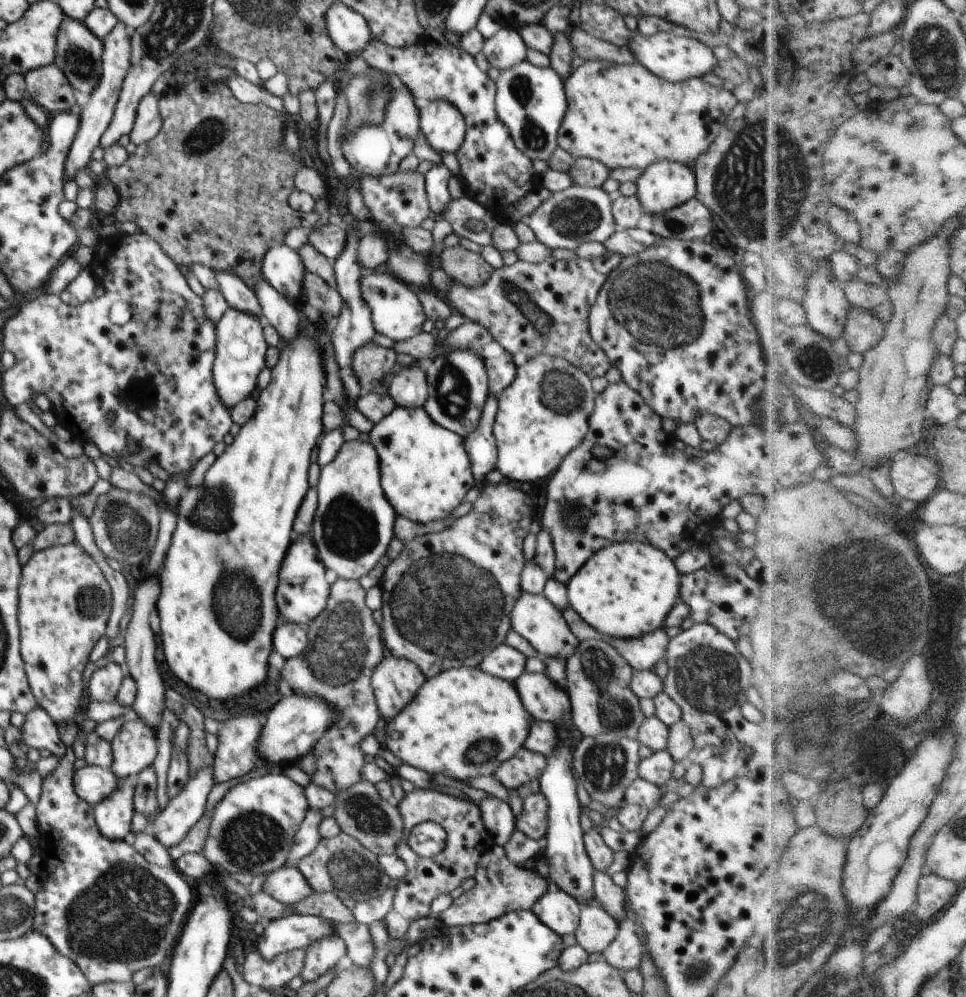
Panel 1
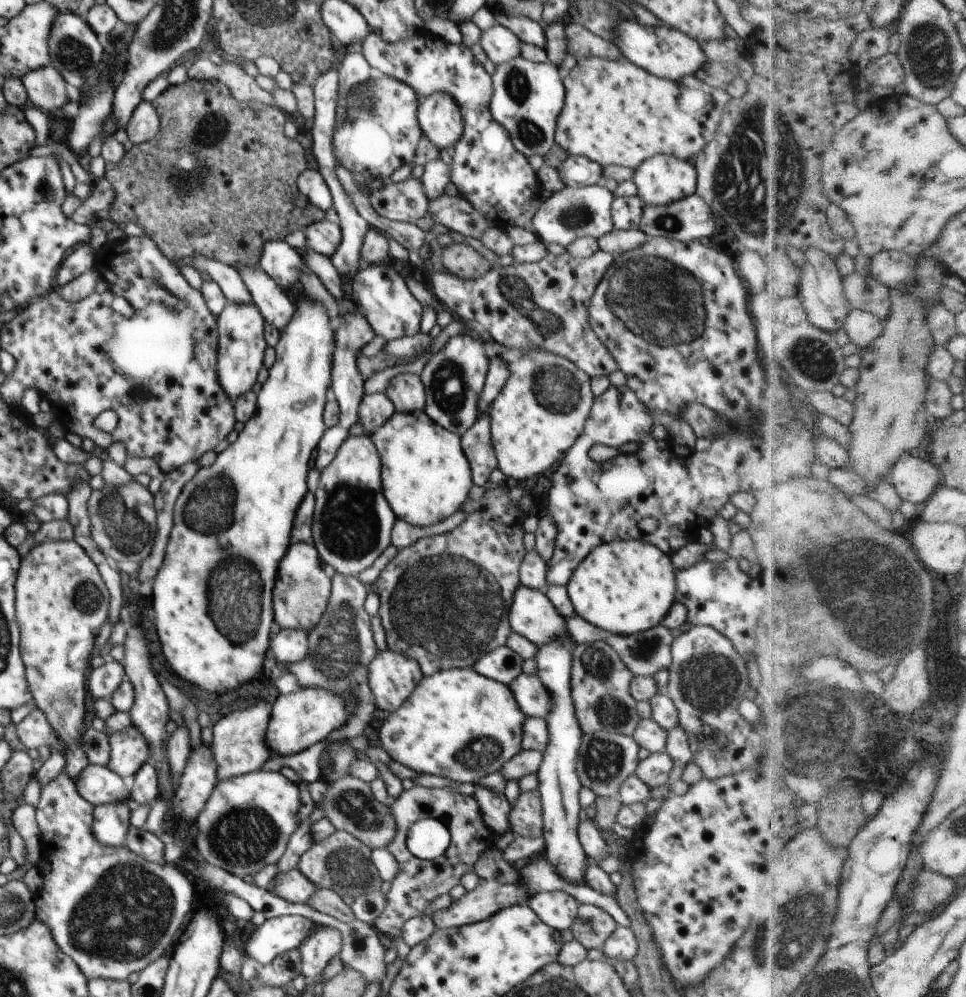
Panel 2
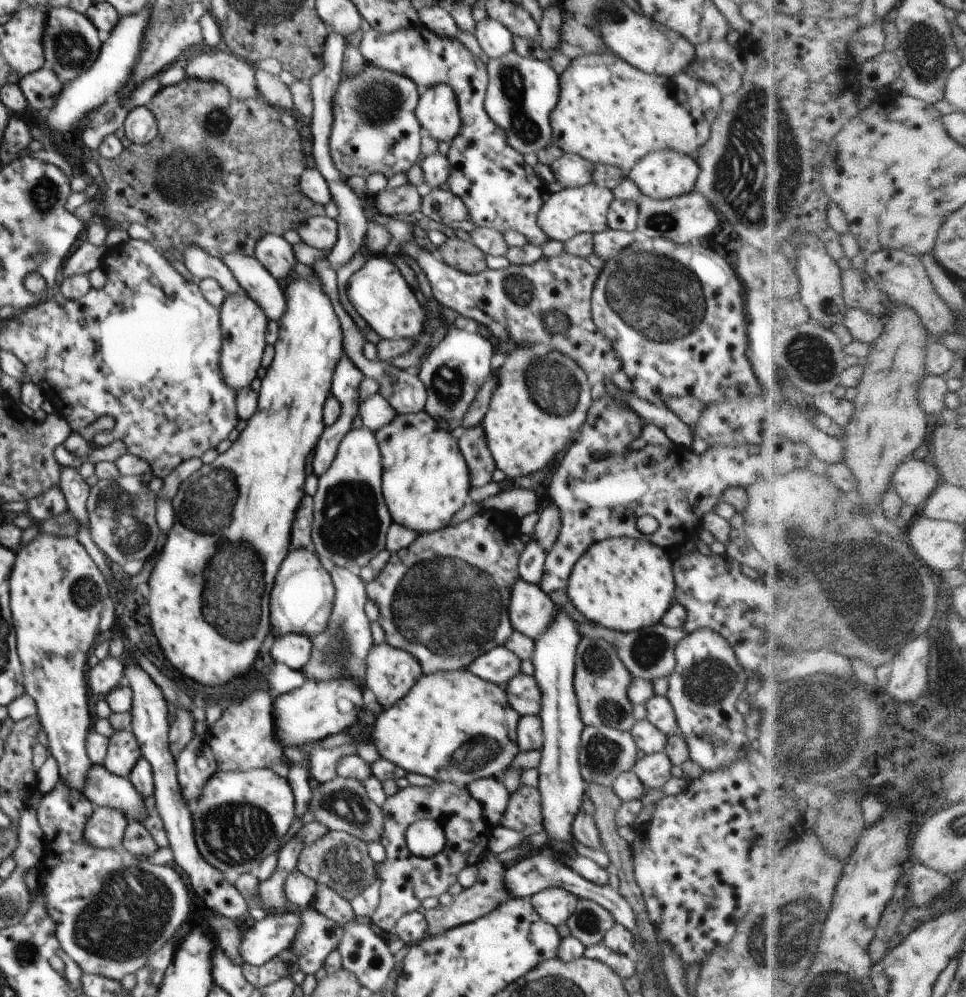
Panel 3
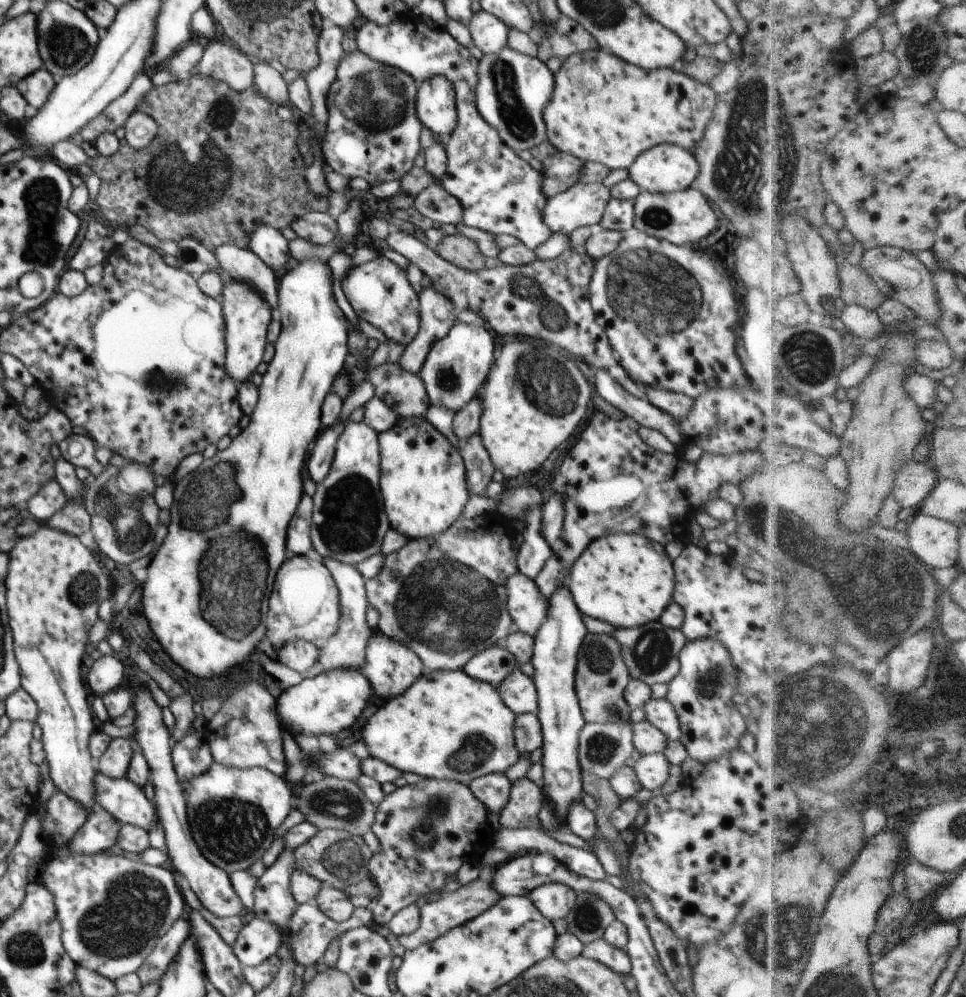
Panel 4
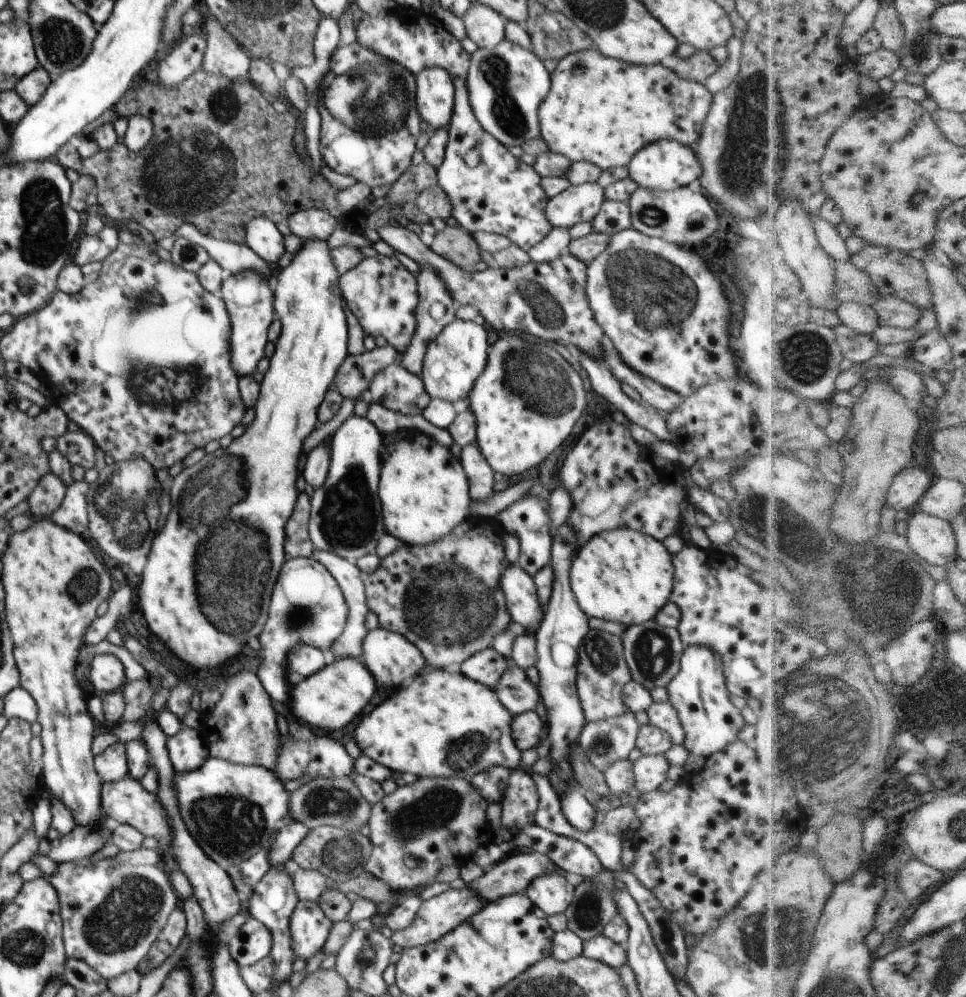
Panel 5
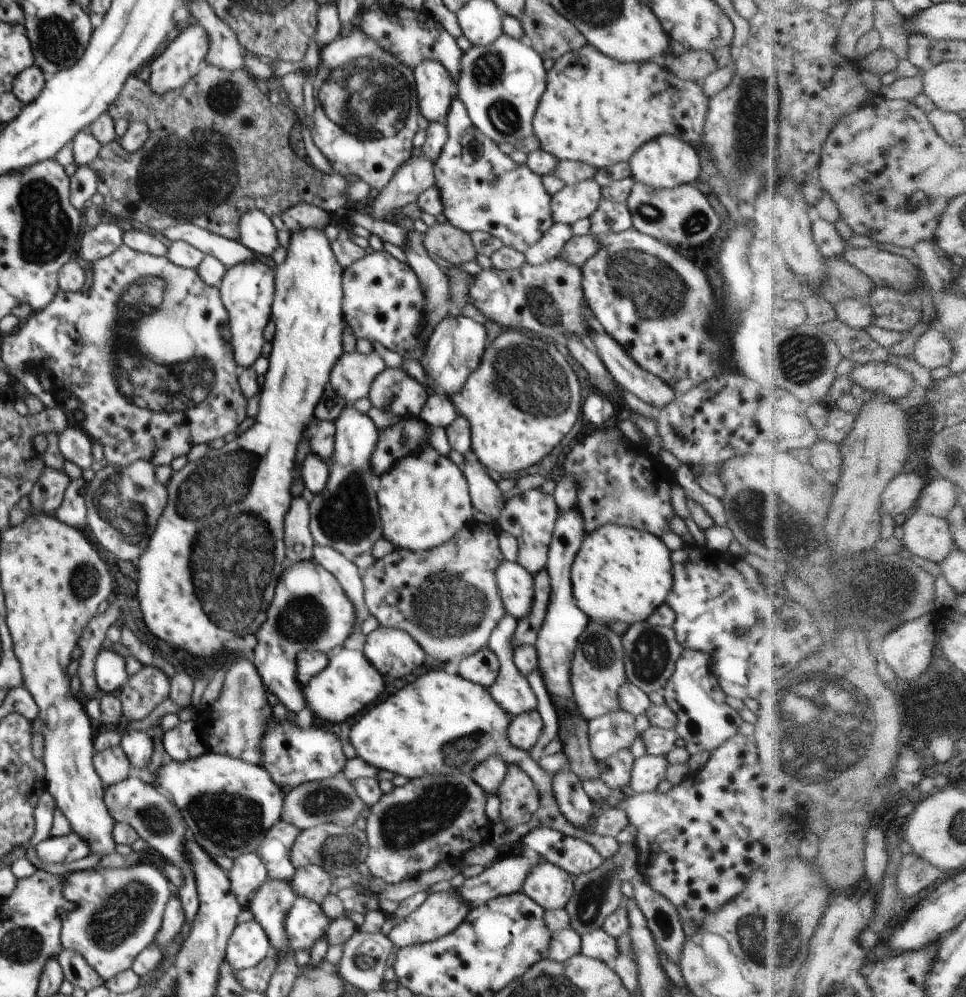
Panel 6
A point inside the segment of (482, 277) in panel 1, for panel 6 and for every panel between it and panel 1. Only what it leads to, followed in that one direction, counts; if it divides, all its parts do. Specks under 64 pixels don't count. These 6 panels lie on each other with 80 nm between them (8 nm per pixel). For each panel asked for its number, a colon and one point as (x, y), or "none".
2: (462, 260)
3: (459, 254)
4: (457, 249)
5: (454, 244)
6: (444, 240)

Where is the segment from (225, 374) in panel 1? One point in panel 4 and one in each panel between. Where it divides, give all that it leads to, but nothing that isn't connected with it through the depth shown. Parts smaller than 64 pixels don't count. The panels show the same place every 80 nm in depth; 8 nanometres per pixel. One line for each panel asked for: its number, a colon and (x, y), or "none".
2: (241, 346)
3: (243, 323)
4: (246, 316)

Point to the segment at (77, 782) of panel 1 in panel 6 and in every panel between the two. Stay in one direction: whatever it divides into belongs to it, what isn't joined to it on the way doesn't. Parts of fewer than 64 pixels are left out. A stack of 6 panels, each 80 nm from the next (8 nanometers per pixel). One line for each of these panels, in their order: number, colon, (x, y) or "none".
2: (97, 784)
3: (102, 788)
4: (126, 802)
5: (124, 802)
6: (146, 808)

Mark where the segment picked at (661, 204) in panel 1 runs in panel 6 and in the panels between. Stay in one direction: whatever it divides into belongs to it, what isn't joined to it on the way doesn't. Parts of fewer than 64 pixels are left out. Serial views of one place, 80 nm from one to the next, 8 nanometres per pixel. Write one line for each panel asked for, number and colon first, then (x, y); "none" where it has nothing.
2: (663, 179)
3: (664, 174)
4: (663, 169)
5: (665, 165)
6: (666, 162)

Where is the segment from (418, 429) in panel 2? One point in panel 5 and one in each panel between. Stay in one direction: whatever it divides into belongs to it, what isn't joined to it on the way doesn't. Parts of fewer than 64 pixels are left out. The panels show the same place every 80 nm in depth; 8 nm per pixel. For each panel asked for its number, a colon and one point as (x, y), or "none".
3: (425, 479)
4: (423, 482)
5: (424, 492)

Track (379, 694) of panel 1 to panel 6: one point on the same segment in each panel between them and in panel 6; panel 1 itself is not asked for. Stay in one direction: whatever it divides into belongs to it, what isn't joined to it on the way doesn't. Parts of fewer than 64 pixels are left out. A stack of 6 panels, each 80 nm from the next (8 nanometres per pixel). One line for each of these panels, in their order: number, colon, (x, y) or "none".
2: (393, 676)
3: (390, 673)
4: (391, 667)
5: (393, 660)
6: (394, 653)

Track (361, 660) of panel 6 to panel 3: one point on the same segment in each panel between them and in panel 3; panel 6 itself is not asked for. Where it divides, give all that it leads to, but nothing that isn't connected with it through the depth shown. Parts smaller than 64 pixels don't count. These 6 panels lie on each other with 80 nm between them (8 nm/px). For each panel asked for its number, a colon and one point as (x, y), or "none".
3: (317, 709)
4: (331, 701)
5: (329, 699)

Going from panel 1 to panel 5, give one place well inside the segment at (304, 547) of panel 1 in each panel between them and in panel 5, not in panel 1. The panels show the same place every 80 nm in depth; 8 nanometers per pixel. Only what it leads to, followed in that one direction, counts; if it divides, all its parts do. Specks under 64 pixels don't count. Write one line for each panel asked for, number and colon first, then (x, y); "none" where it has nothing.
2: (301, 594)
3: (302, 601)
4: (304, 605)
5: (308, 606)

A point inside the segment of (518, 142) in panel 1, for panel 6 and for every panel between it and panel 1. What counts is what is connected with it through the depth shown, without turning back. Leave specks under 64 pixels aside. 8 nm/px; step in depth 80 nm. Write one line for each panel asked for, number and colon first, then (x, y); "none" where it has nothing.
2: (527, 97)
3: (522, 92)
4: (513, 89)
5: (506, 84)
6: (501, 84)

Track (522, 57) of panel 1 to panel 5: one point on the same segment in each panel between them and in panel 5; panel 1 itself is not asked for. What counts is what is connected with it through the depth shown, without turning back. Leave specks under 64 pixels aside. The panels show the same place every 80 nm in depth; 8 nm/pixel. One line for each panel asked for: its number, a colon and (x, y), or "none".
2: (500, 44)
3: (495, 39)
4: (489, 33)
5: (484, 26)

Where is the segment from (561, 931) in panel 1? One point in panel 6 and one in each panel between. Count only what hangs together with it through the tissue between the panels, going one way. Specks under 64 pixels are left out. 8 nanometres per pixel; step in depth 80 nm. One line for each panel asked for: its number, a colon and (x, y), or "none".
2: (557, 909)
3: (555, 905)
4: (554, 900)
5: (552, 893)
6: (548, 885)

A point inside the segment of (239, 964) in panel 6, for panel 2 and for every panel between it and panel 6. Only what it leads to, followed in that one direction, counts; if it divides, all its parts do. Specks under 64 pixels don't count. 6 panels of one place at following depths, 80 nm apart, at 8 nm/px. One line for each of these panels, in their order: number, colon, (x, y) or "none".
2: (274, 936)
3: (265, 938)
4: (258, 940)
5: (253, 942)

